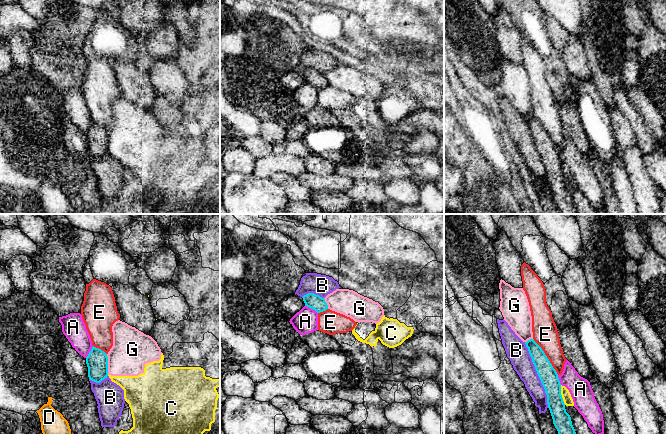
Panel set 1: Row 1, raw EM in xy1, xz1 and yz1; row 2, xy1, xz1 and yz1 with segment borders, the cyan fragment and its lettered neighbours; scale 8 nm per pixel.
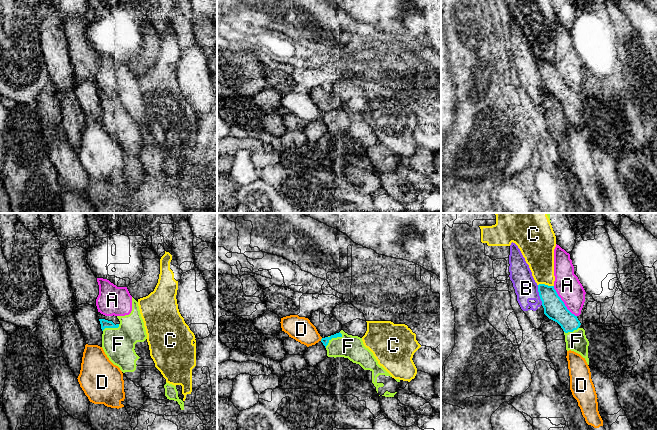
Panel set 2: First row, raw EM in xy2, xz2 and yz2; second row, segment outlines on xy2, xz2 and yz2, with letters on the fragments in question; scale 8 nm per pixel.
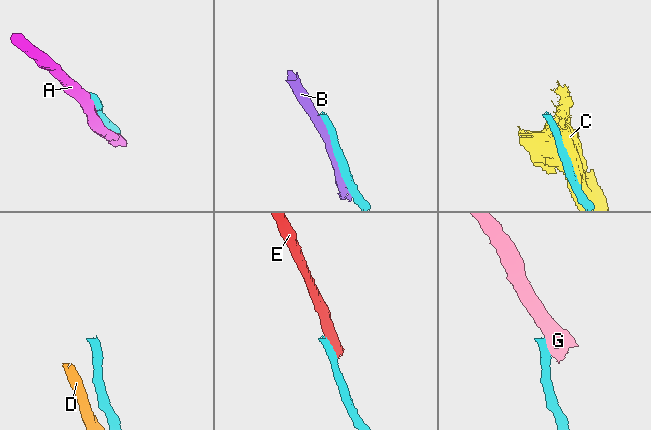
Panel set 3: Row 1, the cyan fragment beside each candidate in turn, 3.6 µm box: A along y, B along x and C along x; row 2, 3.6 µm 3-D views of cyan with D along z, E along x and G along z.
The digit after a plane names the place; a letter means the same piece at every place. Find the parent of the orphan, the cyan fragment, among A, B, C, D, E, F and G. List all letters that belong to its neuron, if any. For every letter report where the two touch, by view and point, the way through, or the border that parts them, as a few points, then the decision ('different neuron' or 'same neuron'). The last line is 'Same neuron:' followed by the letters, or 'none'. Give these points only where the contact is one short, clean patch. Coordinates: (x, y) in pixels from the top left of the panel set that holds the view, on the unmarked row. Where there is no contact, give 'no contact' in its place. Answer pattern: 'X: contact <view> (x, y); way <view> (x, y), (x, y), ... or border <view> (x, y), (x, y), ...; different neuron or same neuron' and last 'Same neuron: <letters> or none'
A: contact yz2 (563, 78); different neuron
B: contact yz1 (538, 151); different neuron
C: contact yz1 (561, 171); different neuron
D: contact xz2 (321, 115); border xz2 (322, 114), (320, 116); different neuron
E: contact yz1 (546, 132); different neuron
F: contact xz2 (332, 113); same neuron
G: contact xy1 (107, 140); border xy1 (106, 130), (108, 150); different neuron
Same neuron: F

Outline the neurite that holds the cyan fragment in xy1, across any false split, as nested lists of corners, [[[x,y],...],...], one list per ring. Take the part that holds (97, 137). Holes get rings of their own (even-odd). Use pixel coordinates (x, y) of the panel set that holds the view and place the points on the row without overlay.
[[[92,123],[86,133],[88,143],[88,153],[90,156],[100,159],[108,152],[108,133],[107,130],[99,124]]]

